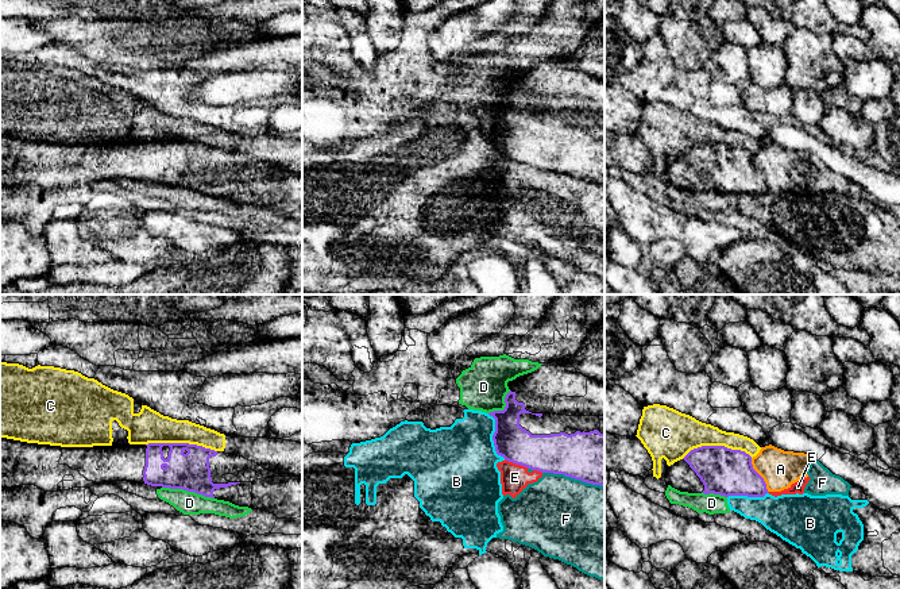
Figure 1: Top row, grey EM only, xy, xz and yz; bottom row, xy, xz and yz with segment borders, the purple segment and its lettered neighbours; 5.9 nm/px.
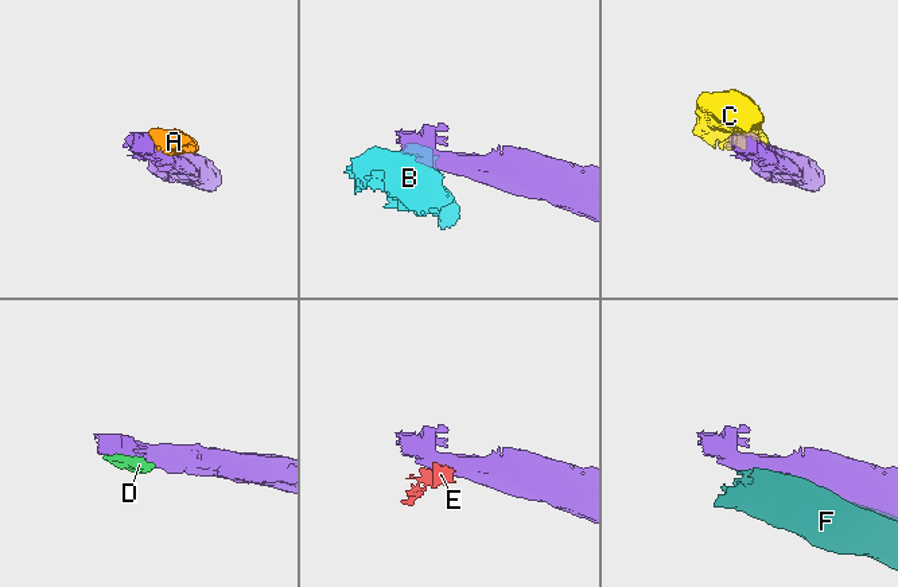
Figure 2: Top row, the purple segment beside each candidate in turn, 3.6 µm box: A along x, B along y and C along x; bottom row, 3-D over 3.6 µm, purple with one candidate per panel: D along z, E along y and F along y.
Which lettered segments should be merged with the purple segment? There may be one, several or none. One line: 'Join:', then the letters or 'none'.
Join: none

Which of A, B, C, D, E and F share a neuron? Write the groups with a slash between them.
A E F / B D / C

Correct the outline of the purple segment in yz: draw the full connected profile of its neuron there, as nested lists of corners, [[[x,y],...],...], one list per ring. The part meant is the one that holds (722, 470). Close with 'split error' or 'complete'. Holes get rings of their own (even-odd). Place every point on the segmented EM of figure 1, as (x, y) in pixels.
[[[702,446],[668,466],[667,484],[680,492],[764,497],[764,478],[753,469],[752,457],[725,446]]]; split error

